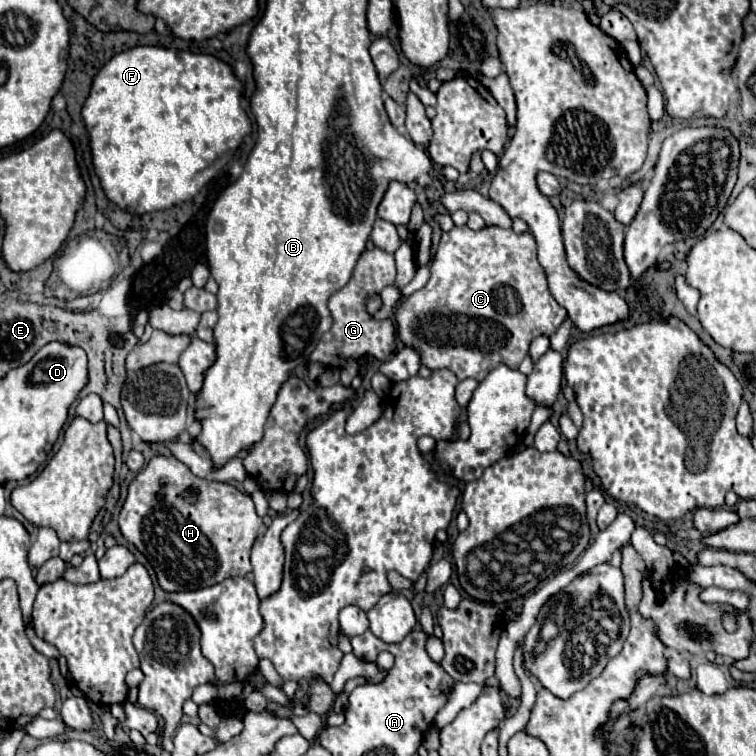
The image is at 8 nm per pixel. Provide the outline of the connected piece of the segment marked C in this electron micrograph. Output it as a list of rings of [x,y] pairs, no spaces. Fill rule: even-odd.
[[[455,226],[451,232],[445,232],[431,264],[429,282],[407,296],[395,310],[397,336],[403,344],[419,352],[423,366],[431,370],[447,368],[459,380],[475,378],[479,382],[499,364],[507,364],[515,370],[527,356],[531,340],[537,336],[551,336],[565,318],[567,312],[555,302],[547,284],[547,272],[537,260],[535,236],[529,230],[517,234],[511,228],[505,230],[499,226],[487,226],[479,232],[467,226]],[[433,316],[465,316],[465,324],[419,324]]]

